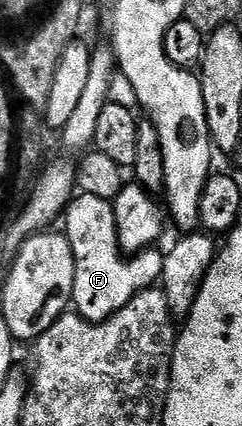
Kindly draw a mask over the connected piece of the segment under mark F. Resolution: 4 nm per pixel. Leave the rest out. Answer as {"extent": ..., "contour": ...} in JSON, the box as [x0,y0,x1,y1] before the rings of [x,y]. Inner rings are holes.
{"extent":[63,193,164,322],"contour":[[[78,193],[70,198],[63,215],[63,233],[69,239],[71,252],[75,256],[75,288],[72,309],[89,322],[102,322],[119,308],[126,306],[141,290],[158,285],[163,272],[164,253],[150,248],[139,254],[126,256],[117,243],[117,229],[113,203],[99,200],[99,196]]]}

